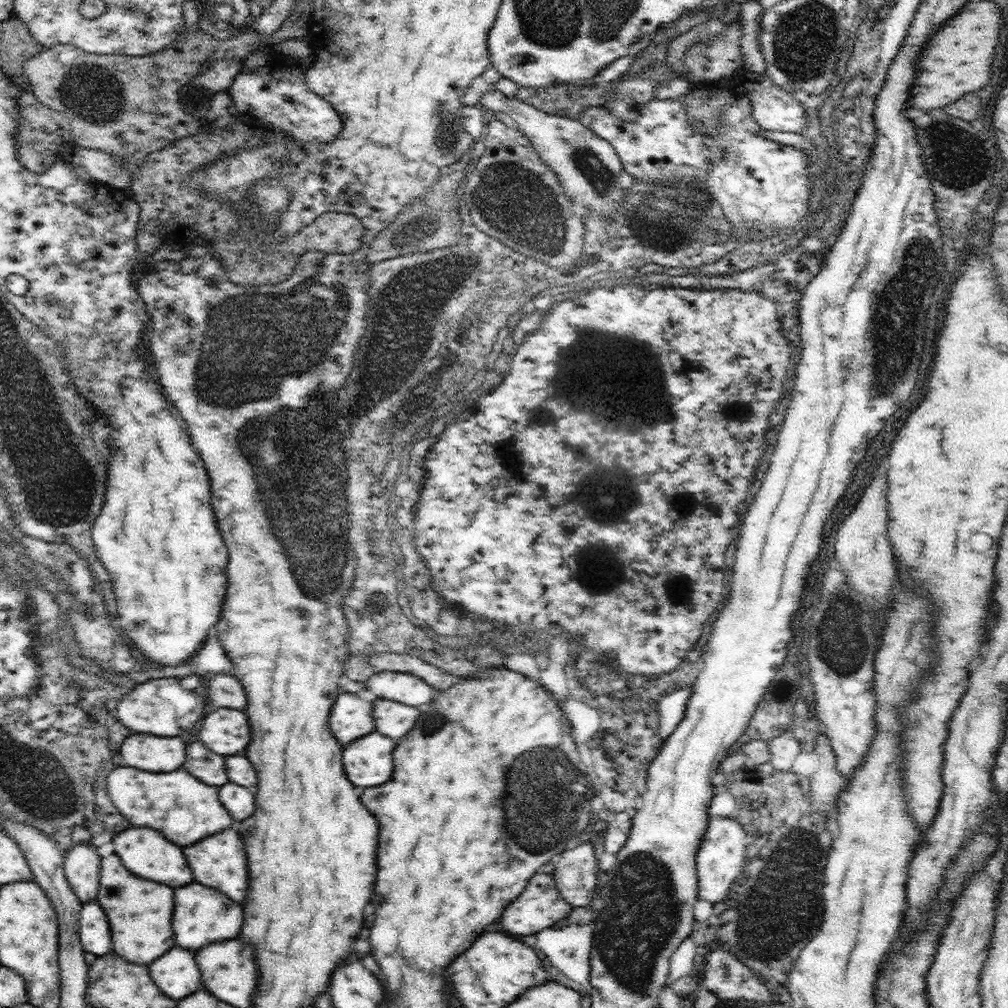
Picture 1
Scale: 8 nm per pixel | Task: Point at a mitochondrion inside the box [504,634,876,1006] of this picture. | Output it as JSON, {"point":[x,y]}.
{"point":[644,911]}

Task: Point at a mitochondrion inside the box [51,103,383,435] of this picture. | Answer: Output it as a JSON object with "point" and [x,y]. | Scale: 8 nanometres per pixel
{"point":[243,336]}

